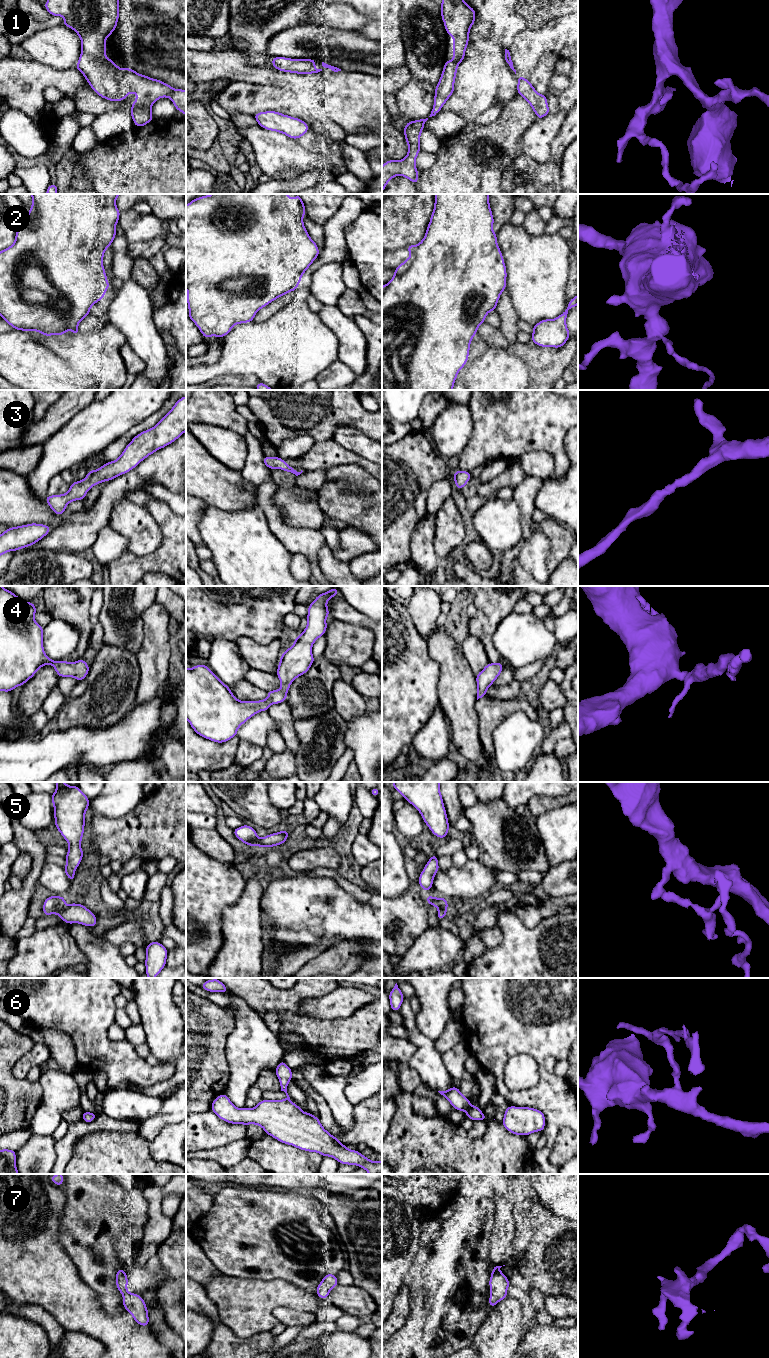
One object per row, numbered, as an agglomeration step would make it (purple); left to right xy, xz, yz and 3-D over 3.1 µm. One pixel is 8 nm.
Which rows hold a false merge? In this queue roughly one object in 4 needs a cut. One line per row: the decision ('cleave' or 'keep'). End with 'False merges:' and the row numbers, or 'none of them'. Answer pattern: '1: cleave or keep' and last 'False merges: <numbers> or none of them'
1: keep
2: keep
3: keep
4: keep
5: cleave
6: keep
7: keep
False merges: 5

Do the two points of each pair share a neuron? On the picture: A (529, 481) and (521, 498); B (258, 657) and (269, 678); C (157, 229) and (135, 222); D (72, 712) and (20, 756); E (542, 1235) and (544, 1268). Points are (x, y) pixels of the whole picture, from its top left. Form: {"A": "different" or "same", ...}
{"A": "same", "B": "different", "C": "same", "D": "different", "E": "same"}

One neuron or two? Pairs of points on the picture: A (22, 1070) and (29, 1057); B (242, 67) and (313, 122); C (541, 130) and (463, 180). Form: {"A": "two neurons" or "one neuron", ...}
{"A": "one neuron", "B": "one neuron", "C": "two neurons"}

